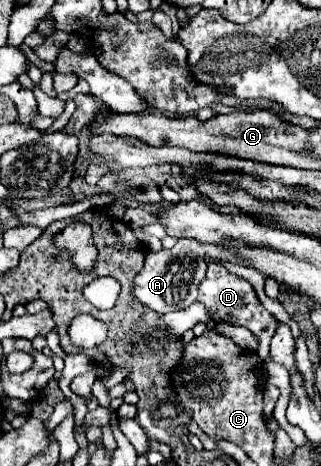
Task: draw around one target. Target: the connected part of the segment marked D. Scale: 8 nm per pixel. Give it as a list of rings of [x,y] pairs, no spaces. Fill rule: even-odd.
[[[210,263],[208,265],[208,271],[206,271],[206,279],[200,283],[200,295],[198,295],[198,301],[206,305],[210,317],[214,321],[228,321],[228,323],[234,323],[234,325],[244,325],[246,329],[250,329],[258,339],[260,339],[260,347],[258,347],[258,355],[264,359],[268,355],[268,345],[270,345],[270,339],[276,331],[276,317],[272,317],[260,303],[258,303],[258,297],[256,297],[256,291],[252,289],[252,285],[242,279],[242,277],[236,277],[232,273],[228,273],[222,265],[218,263]]]

